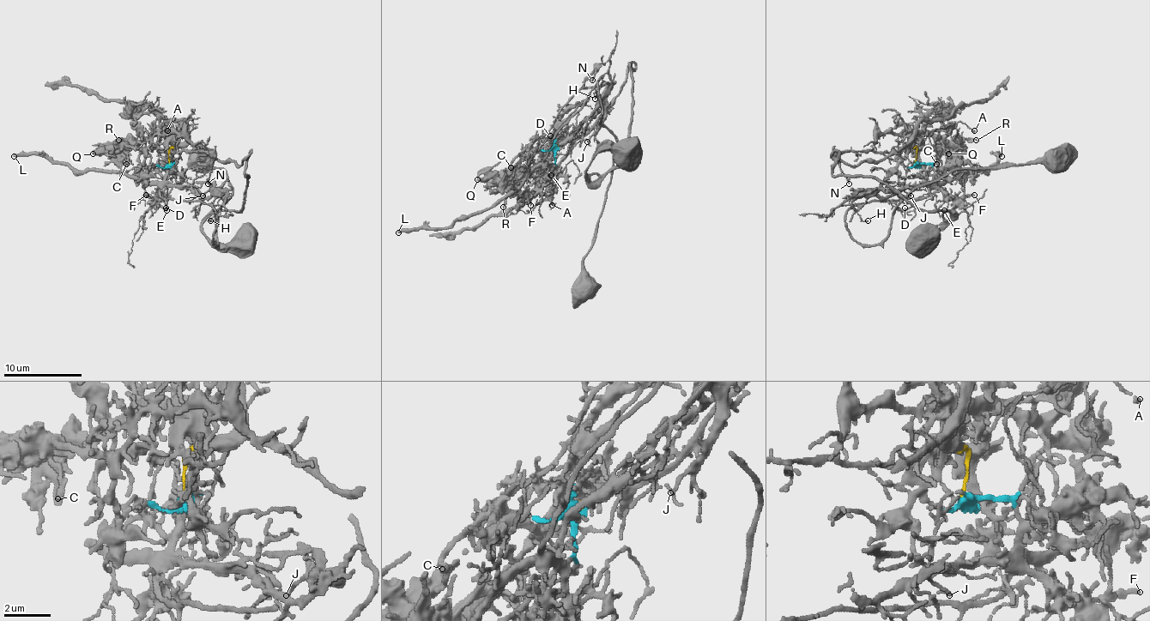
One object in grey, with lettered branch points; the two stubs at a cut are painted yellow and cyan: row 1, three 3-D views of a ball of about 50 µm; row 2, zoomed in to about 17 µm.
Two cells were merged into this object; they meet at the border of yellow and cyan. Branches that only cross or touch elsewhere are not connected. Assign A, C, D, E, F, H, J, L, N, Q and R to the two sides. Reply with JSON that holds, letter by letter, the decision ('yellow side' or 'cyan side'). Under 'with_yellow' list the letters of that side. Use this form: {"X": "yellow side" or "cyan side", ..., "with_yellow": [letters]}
{"A": "cyan side", "C": "yellow side", "D": "cyan side", "E": "cyan side", "F": "cyan side", "H": "cyan side", "J": "cyan side", "L": "cyan side", "N": "yellow side", "Q": "yellow side", "R": "yellow side", "with_yellow": ["C", "N", "Q", "R"]}

